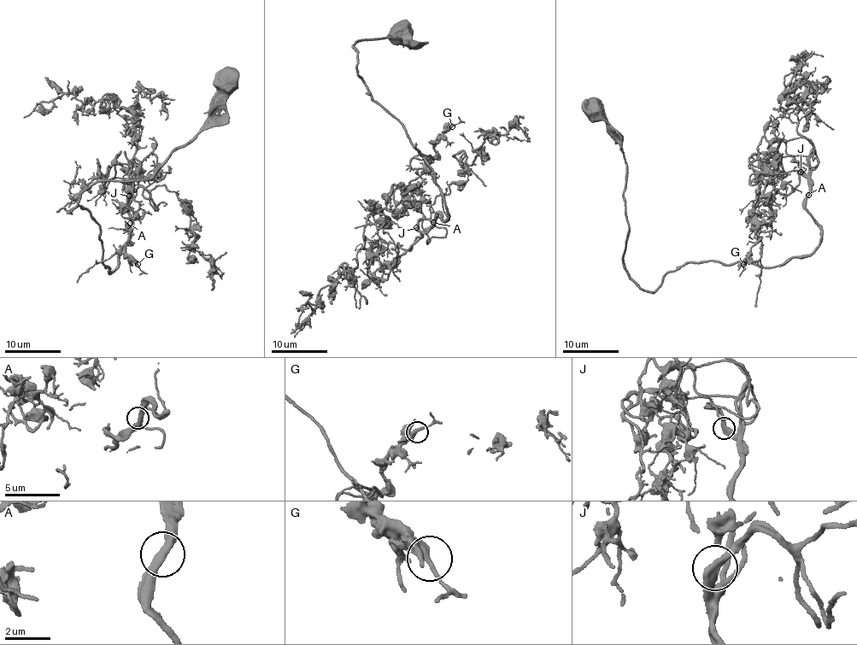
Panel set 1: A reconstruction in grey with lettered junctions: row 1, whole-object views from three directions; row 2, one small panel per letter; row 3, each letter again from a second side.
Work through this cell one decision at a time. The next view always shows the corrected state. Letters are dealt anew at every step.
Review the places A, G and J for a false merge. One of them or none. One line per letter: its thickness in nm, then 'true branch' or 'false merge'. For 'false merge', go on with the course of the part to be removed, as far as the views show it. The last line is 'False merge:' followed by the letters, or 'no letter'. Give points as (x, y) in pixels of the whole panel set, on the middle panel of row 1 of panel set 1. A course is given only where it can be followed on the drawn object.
A: 360 nm | true branch
G: 400 nm | true branch
J: 400 nm | true branch
False merge: no letter

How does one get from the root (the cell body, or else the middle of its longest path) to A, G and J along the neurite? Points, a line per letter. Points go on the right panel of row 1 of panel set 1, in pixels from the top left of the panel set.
A: (591, 109), (622, 150), (622, 256), (642, 289), (689, 262), (806, 257), (820, 239), (808, 195)
G: (591, 109), (622, 150), (631, 278), (653, 292), (689, 262), (760, 267), (760, 240), (743, 264)
J: (591, 109), (622, 150), (622, 256), (642, 289), (689, 262), (806, 257), (820, 229), (801, 172)

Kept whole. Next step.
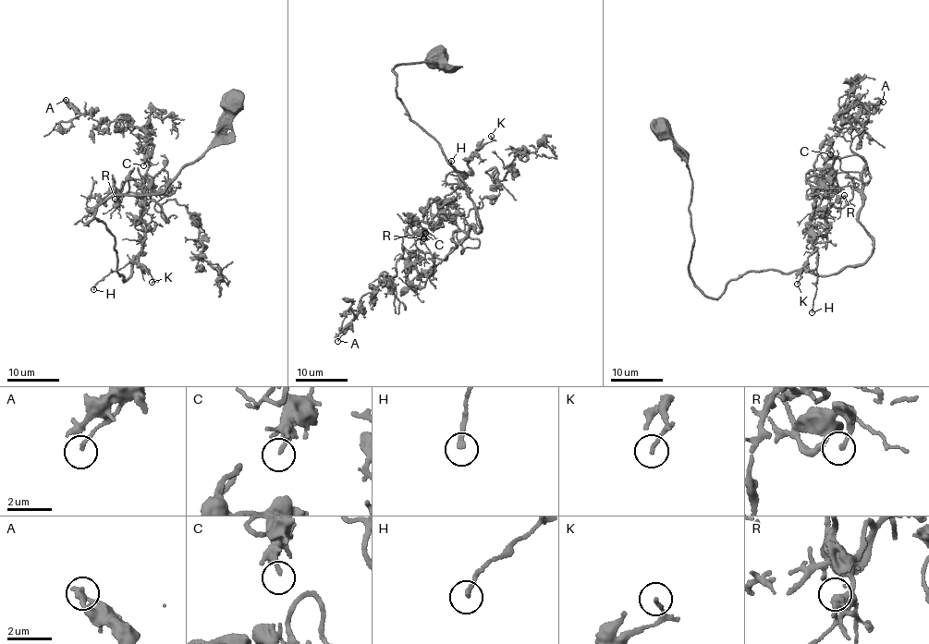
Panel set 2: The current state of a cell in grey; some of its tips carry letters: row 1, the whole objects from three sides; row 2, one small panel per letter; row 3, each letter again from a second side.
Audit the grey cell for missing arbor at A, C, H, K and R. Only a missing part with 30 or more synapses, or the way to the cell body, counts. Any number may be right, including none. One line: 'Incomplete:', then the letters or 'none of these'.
Incomplete: none of these

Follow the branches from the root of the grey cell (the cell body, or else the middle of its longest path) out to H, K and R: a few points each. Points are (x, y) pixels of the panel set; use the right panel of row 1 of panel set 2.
H: (659, 129), (688, 166), (695, 286), (716, 298), (750, 271), (805, 270), (817, 275), (812, 312)
K: (659, 129), (688, 166), (695, 286), (716, 298), (750, 271), (817, 275), (816, 250), (797, 284)
R: (659, 129), (688, 166), (705, 296), (750, 271), (859, 266), (868, 170), (865, 184), (837, 159), (844, 195)

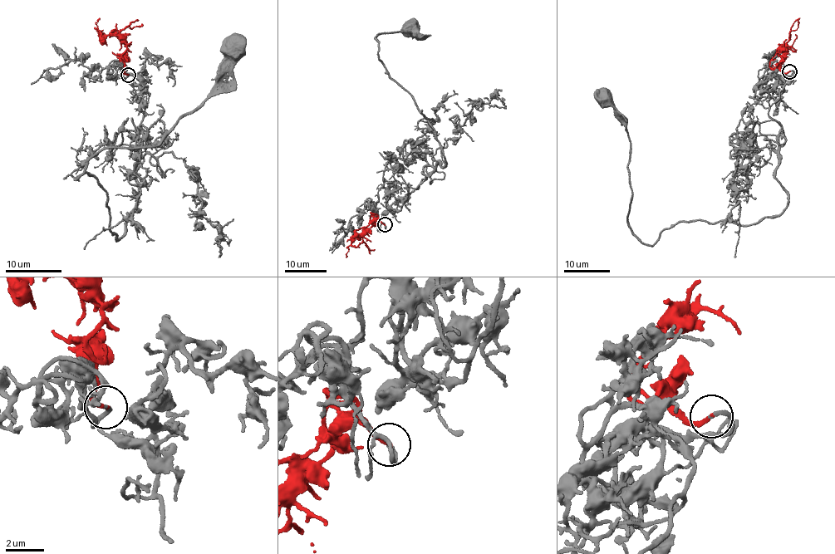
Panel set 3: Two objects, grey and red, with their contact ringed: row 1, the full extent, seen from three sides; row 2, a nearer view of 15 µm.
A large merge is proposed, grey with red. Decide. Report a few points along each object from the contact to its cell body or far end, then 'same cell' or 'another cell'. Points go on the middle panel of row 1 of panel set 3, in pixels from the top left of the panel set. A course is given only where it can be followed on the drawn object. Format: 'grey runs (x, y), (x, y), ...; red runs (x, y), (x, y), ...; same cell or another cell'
grey runs (385, 224), (380, 188), (399, 210), (409, 183), (446, 163), (380, 59), (375, 37), (417, 40), (409, 26); red runs (385, 224), (371, 213), (370, 226), (356, 230), (346, 256); same cell

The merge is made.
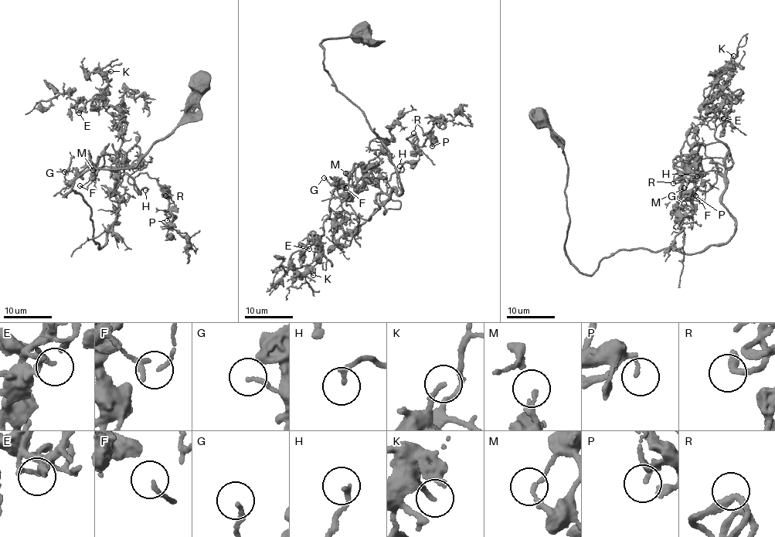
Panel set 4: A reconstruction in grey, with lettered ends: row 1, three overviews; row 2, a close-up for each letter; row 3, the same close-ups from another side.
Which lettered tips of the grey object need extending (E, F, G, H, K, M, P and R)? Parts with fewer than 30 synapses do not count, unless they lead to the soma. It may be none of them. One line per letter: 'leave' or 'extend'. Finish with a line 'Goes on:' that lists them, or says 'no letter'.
E: leave
F: leave
G: leave
H: extend
K: leave
M: extend
P: leave
R: leave
Goes on: H, M

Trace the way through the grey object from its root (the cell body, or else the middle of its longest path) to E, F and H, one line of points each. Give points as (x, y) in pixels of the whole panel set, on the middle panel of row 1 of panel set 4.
E: (359, 31), (372, 43), (322, 42), (325, 69), (402, 191), (358, 214), (348, 246), (327, 219), (309, 249)
F: (359, 31), (372, 43), (322, 42), (325, 69), (389, 154), (402, 191), (357, 226), (346, 188)
H: (359, 31), (372, 43), (322, 42), (325, 69), (389, 154), (402, 191), (378, 202), (401, 193), (399, 166)

